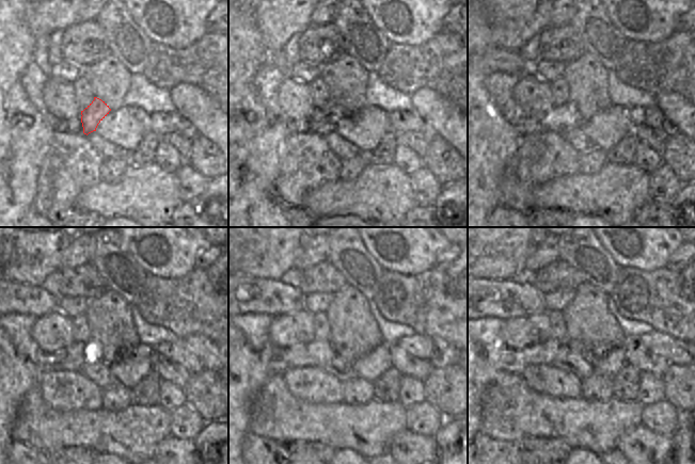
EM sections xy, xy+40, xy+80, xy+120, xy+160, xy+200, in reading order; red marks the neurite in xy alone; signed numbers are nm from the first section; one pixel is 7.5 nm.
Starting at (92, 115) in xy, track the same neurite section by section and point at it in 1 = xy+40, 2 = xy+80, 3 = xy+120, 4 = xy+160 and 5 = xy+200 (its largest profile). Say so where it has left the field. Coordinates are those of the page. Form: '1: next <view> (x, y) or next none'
1: next xy+40 (333, 113)
2: next xy+80 (552, 122)
3: next xy+120 (72, 358)
4: next xy+160 (316, 353)
5: next xy+200 (515, 361)

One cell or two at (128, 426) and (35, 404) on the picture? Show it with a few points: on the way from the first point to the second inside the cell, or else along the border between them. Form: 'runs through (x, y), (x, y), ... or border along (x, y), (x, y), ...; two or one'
runs through (105, 426), (56, 425); one

